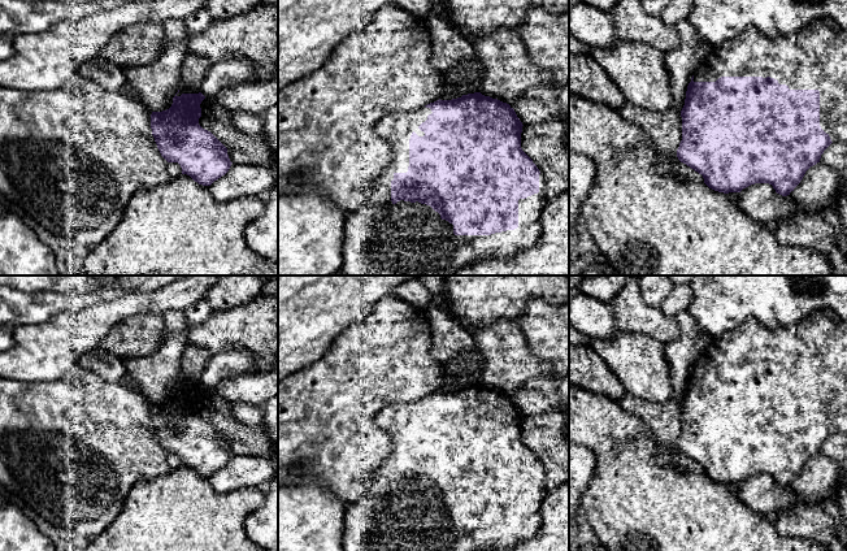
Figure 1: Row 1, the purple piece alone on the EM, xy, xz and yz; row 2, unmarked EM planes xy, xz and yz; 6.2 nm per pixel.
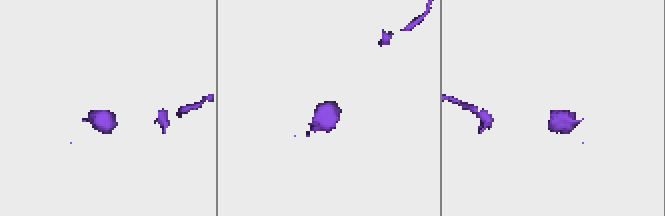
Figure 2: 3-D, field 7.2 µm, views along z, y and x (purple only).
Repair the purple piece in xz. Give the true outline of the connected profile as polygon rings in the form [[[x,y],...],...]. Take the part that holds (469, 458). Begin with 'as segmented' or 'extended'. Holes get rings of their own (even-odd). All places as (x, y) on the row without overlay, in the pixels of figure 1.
extended; [[[481,383],[462,386],[452,391],[436,391],[425,398],[391,404],[375,416],[375,425],[392,439],[392,454],[386,457],[368,483],[364,496],[347,508],[344,517],[344,551],[483,551],[488,548],[512,548],[531,538],[540,526],[540,509],[546,498],[546,472],[533,451],[521,439],[522,413],[514,400],[498,390]]]

